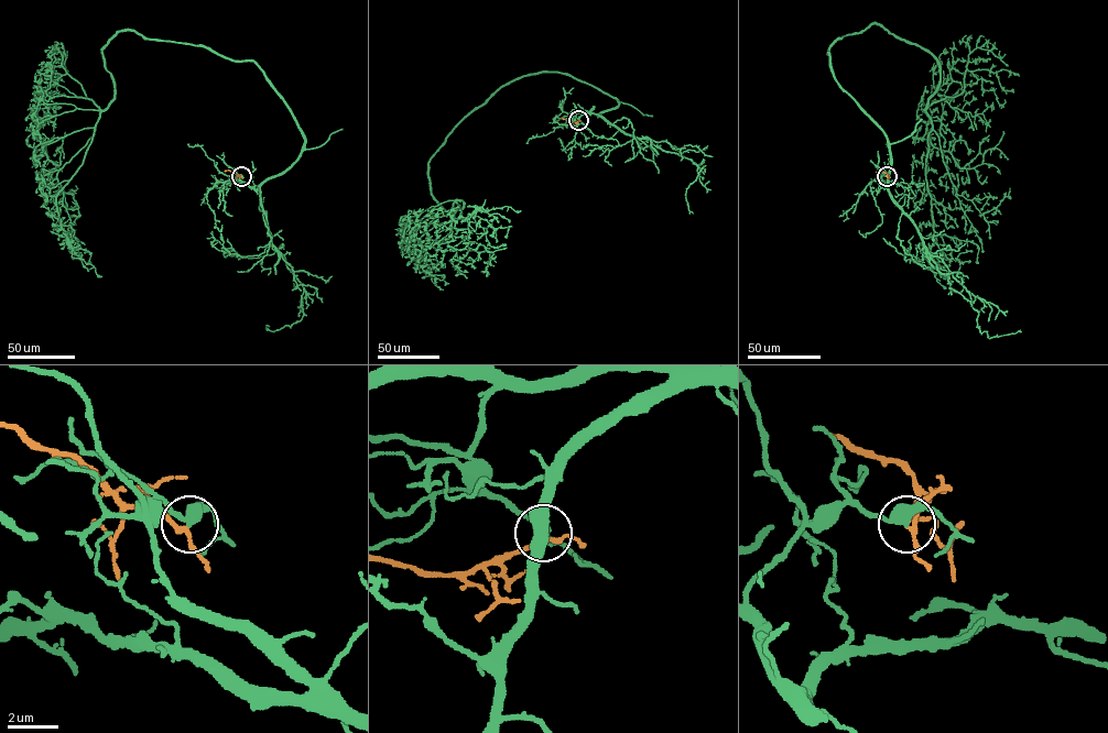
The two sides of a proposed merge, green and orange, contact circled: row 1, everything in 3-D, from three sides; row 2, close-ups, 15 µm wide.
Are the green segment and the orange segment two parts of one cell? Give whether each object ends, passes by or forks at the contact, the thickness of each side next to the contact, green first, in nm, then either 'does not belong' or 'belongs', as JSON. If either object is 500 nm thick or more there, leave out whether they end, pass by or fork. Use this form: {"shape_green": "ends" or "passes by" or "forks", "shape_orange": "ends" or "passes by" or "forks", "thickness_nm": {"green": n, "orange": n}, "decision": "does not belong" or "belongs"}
{"shape_green": "passes by", "shape_orange": "passes by", "thickness_nm": {"green": 400, "orange": 160}, "decision": "belongs"}

